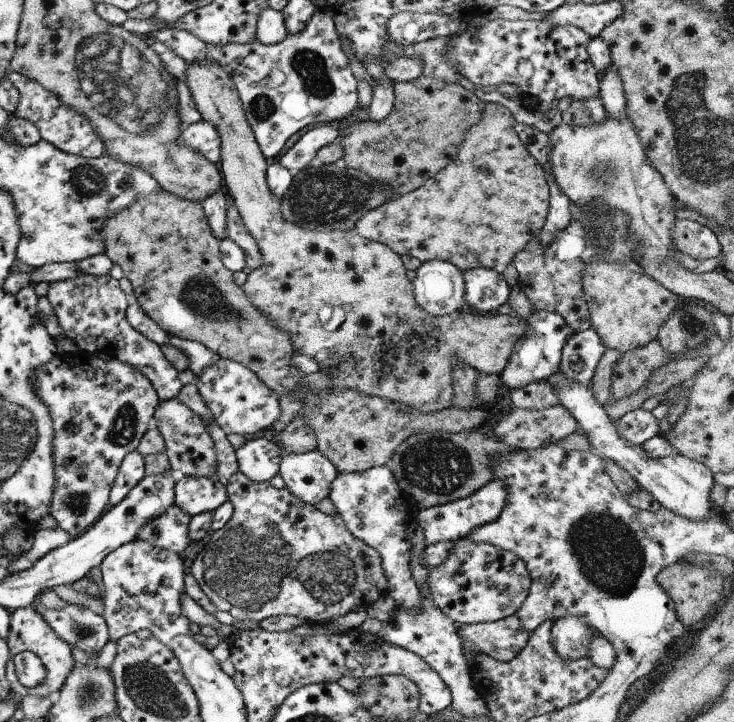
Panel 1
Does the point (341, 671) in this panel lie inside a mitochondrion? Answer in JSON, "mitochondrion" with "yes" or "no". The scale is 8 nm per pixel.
{"mitochondrion":"no"}

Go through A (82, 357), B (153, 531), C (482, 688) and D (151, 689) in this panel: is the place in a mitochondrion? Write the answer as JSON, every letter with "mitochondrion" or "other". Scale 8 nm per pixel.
{"A":"other","B":"mitochondrion","C":"other","D":"mitochondrion"}

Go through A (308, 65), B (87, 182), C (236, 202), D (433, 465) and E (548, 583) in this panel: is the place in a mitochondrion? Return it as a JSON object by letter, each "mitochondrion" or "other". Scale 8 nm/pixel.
{"A":"mitochondrion","B":"mitochondrion","C":"other","D":"mitochondrion","E":"other"}

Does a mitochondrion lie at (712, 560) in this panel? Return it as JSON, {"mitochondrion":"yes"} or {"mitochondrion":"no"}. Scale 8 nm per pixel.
{"mitochondrion":"no"}

